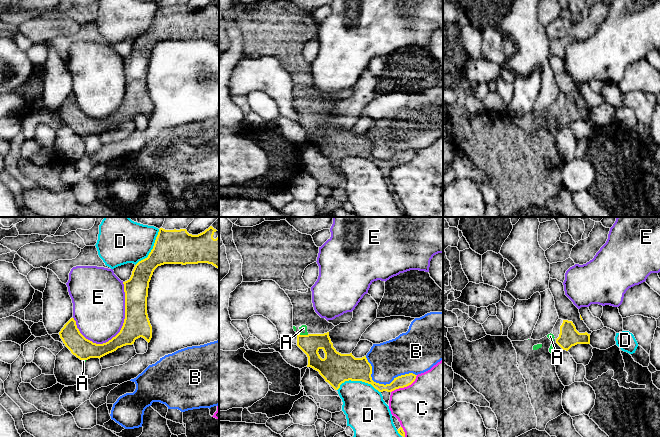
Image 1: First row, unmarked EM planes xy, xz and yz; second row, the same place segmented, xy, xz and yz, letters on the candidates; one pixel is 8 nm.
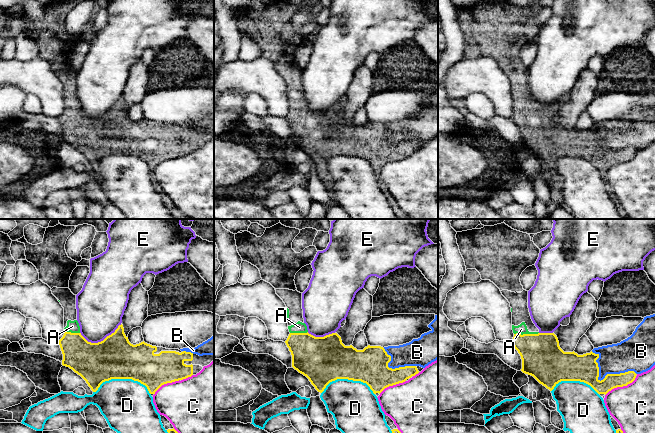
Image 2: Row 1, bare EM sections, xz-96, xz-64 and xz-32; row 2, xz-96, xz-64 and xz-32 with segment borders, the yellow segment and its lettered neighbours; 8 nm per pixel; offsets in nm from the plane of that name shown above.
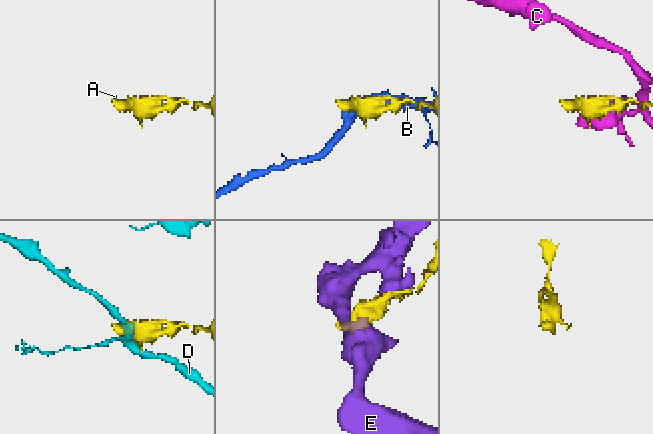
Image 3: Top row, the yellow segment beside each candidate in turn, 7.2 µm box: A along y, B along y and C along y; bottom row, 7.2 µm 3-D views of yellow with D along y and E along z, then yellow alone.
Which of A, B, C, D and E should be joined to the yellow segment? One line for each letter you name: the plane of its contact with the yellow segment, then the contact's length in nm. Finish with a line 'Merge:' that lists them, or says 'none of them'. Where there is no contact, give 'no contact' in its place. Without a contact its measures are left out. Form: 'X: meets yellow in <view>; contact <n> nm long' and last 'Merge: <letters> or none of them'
A: meets yellow in xz; contact 80 nm long
Merge: A

